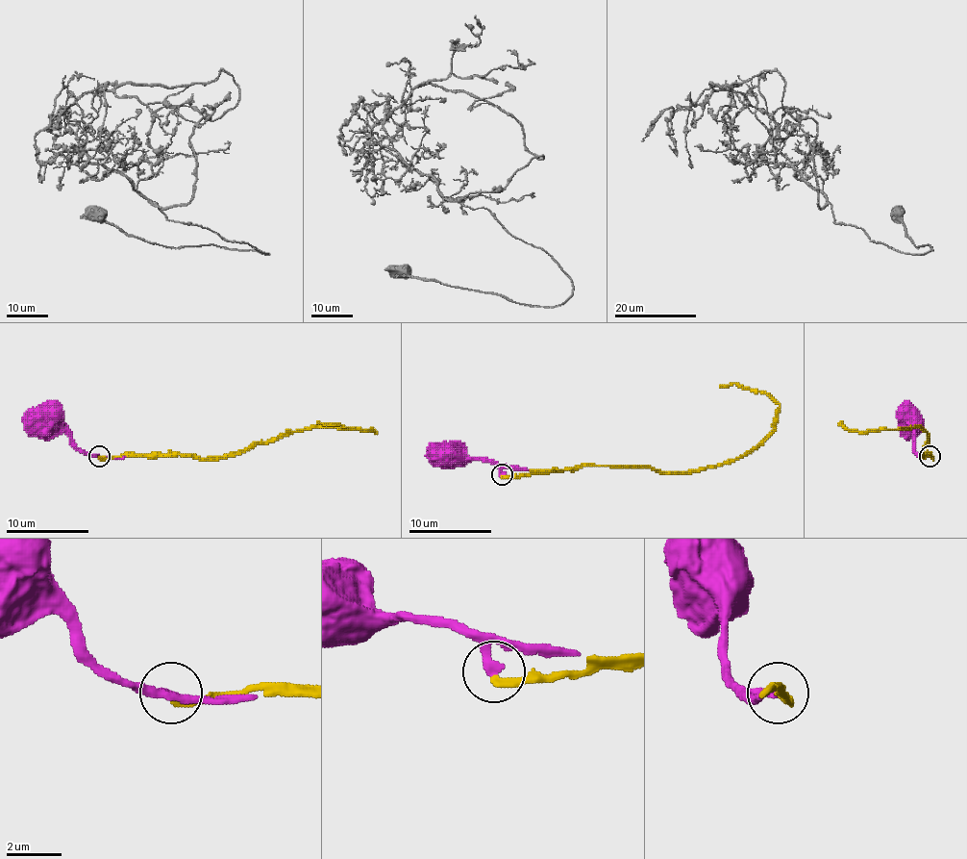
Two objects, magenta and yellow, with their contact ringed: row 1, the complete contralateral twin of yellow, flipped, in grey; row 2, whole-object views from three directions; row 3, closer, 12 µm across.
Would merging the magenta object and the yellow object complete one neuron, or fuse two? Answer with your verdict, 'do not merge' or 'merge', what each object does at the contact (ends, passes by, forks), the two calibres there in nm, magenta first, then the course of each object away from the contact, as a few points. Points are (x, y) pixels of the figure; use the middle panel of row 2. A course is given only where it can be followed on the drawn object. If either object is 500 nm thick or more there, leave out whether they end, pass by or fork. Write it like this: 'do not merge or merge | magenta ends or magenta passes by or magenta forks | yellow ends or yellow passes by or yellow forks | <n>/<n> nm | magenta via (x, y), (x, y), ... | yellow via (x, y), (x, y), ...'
merge | magenta ends | yellow ends | 300/320 nm | magenta via (501, 474), (493, 464), (483, 460), (452, 460) | yellow via (501, 476), (583, 466), (693, 471), (731, 464), (774, 428), (780, 406), (765, 393), (734, 383), (720, 387)

